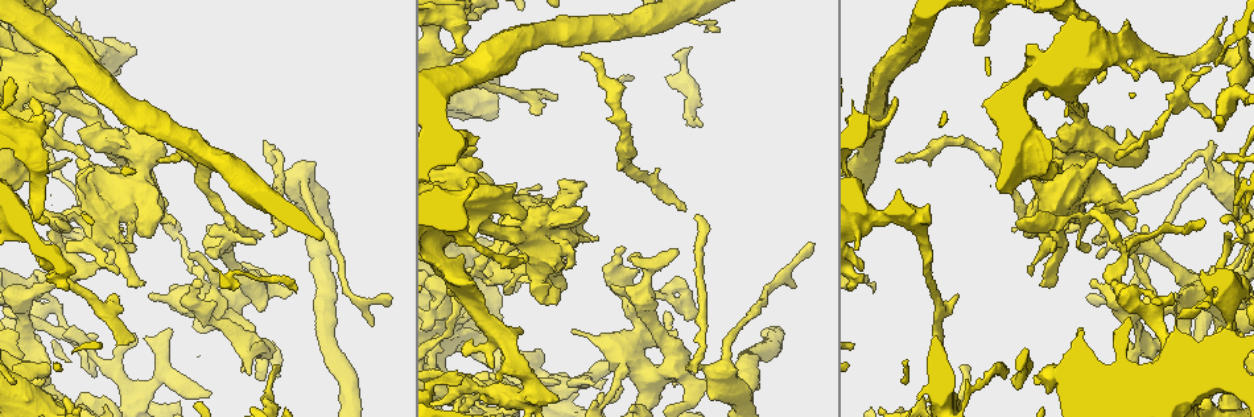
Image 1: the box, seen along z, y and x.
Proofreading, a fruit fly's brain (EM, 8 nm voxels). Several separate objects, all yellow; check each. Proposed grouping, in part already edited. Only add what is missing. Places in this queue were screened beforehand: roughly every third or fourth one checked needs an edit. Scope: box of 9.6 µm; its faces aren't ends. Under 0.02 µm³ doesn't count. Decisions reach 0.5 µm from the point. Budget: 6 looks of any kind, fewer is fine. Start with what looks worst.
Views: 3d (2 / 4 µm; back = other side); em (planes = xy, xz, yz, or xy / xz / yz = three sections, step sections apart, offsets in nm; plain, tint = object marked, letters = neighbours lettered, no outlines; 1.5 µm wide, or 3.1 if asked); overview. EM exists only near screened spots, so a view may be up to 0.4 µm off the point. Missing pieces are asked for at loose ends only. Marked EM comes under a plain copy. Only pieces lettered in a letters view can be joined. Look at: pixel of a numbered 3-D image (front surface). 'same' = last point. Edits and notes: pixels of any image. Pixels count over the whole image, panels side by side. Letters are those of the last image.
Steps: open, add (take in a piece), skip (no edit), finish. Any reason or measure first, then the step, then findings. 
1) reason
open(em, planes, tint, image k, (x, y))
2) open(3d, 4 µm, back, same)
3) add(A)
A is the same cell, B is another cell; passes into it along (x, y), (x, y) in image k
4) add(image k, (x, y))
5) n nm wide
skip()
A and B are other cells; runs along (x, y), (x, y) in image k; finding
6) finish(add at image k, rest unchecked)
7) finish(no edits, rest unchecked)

free end
open(3d, 2 µm, image 1, (1088, 301))

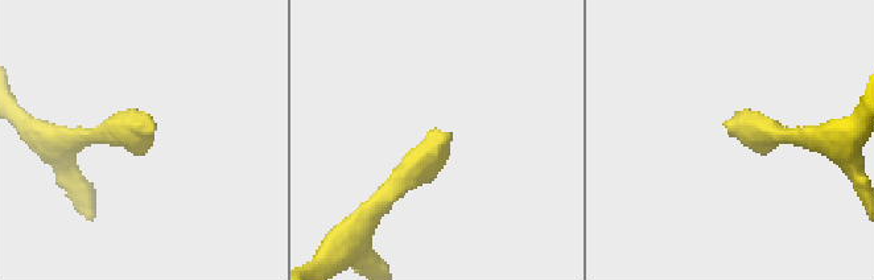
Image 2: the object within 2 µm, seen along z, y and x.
open(em, planes, letters, image 2, (733, 129))

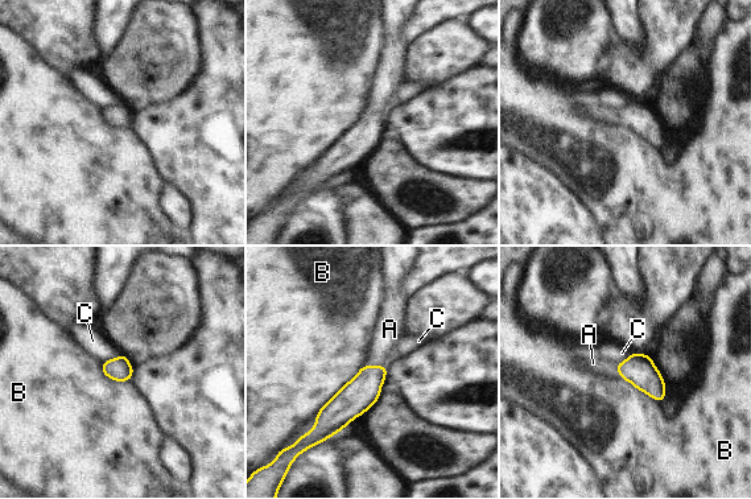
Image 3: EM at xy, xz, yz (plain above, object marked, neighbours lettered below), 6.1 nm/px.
add(A)
A is the same cell, B and C are other cells; it goes on there

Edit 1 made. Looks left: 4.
an open end
open(3d, 2 µm, image 1, (118, 296))

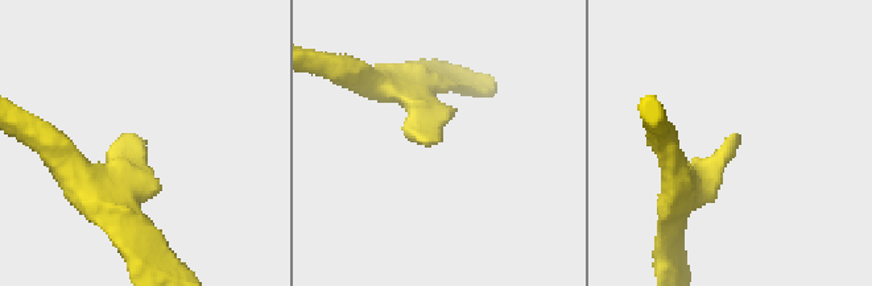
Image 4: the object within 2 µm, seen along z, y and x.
now the EM
open(em, planes, letters, image 4, (135, 138))

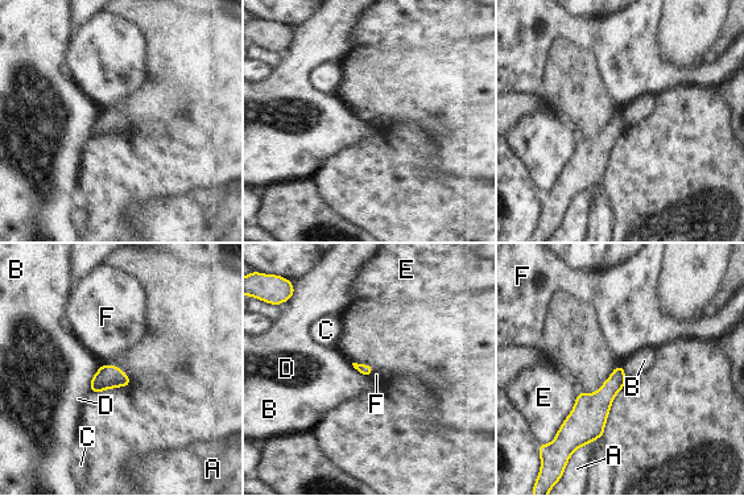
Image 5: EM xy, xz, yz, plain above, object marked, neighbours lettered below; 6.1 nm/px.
E touches over 280 nm
skip()
A, B, C, D, E and F are other cells; none of them fits

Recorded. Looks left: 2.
finish(add at image 3, rest unchecked)

